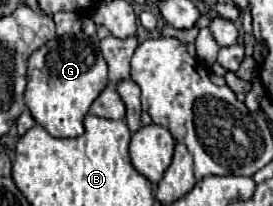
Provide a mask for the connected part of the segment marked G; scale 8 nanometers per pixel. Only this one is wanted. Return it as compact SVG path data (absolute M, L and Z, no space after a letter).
M78 33L48 41L28 61L28 87L24 103L32 117L54 137L78 137L84 133L84 117L94 99L108 85L108 65L100 55L98 41Z

